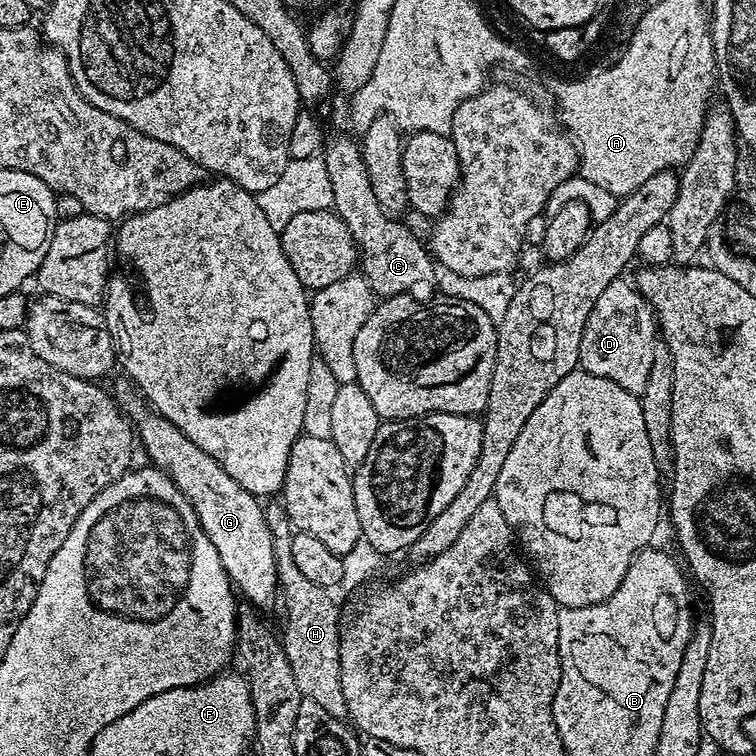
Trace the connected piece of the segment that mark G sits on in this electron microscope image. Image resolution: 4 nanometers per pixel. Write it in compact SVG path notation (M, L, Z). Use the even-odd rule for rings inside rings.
M127 383L124 384L114 388L114 392L124 415L134 418L134 432L139 443L140 440L144 443L144 452L152 459L149 461L161 468L176 483L178 490L186 494L190 506L194 506L198 522L202 530L206 530L206 538L214 542L214 550L218 550L218 558L222 558L222 566L231 577L235 591L243 599L245 596L249 605L260 610L277 603L274 542L270 526L266 526L265 505L242 490L242 486L238 486L238 482L234 482L234 478L230 478L230 474L226 474L226 470L222 470L222 466L218 466L218 462L214 462L206 450L198 450L198 446L194 446L194 442L190 442L190 438L186 438L178 426L174 426L159 412L150 410L149 405Z

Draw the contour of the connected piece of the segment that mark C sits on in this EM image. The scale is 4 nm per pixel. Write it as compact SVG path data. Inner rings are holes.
M336 136L327 141L324 146L322 153L322 159L324 165L326 166L326 172L330 174L330 190L334 190L334 198L332 199L332 208L339 214L342 218L342 222L346 222L346 226L350 230L352 237L356 242L356 247L358 249L358 264L362 269L364 267L364 272L362 271L363 279L368 281L368 287L377 297L387 298L390 296L413 296L415 300L423 300L425 302L433 299L437 295L438 285L436 282L436 269L438 267L431 251L426 247L425 241L424 244L407 228L403 223L403 219L388 216L386 210L382 210L382 206L378 206L378 198L374 198L374 186L370 184L370 174L366 172L366 162L364 161L364 156L360 153L360 144L357 141L347 140L344 136Z

